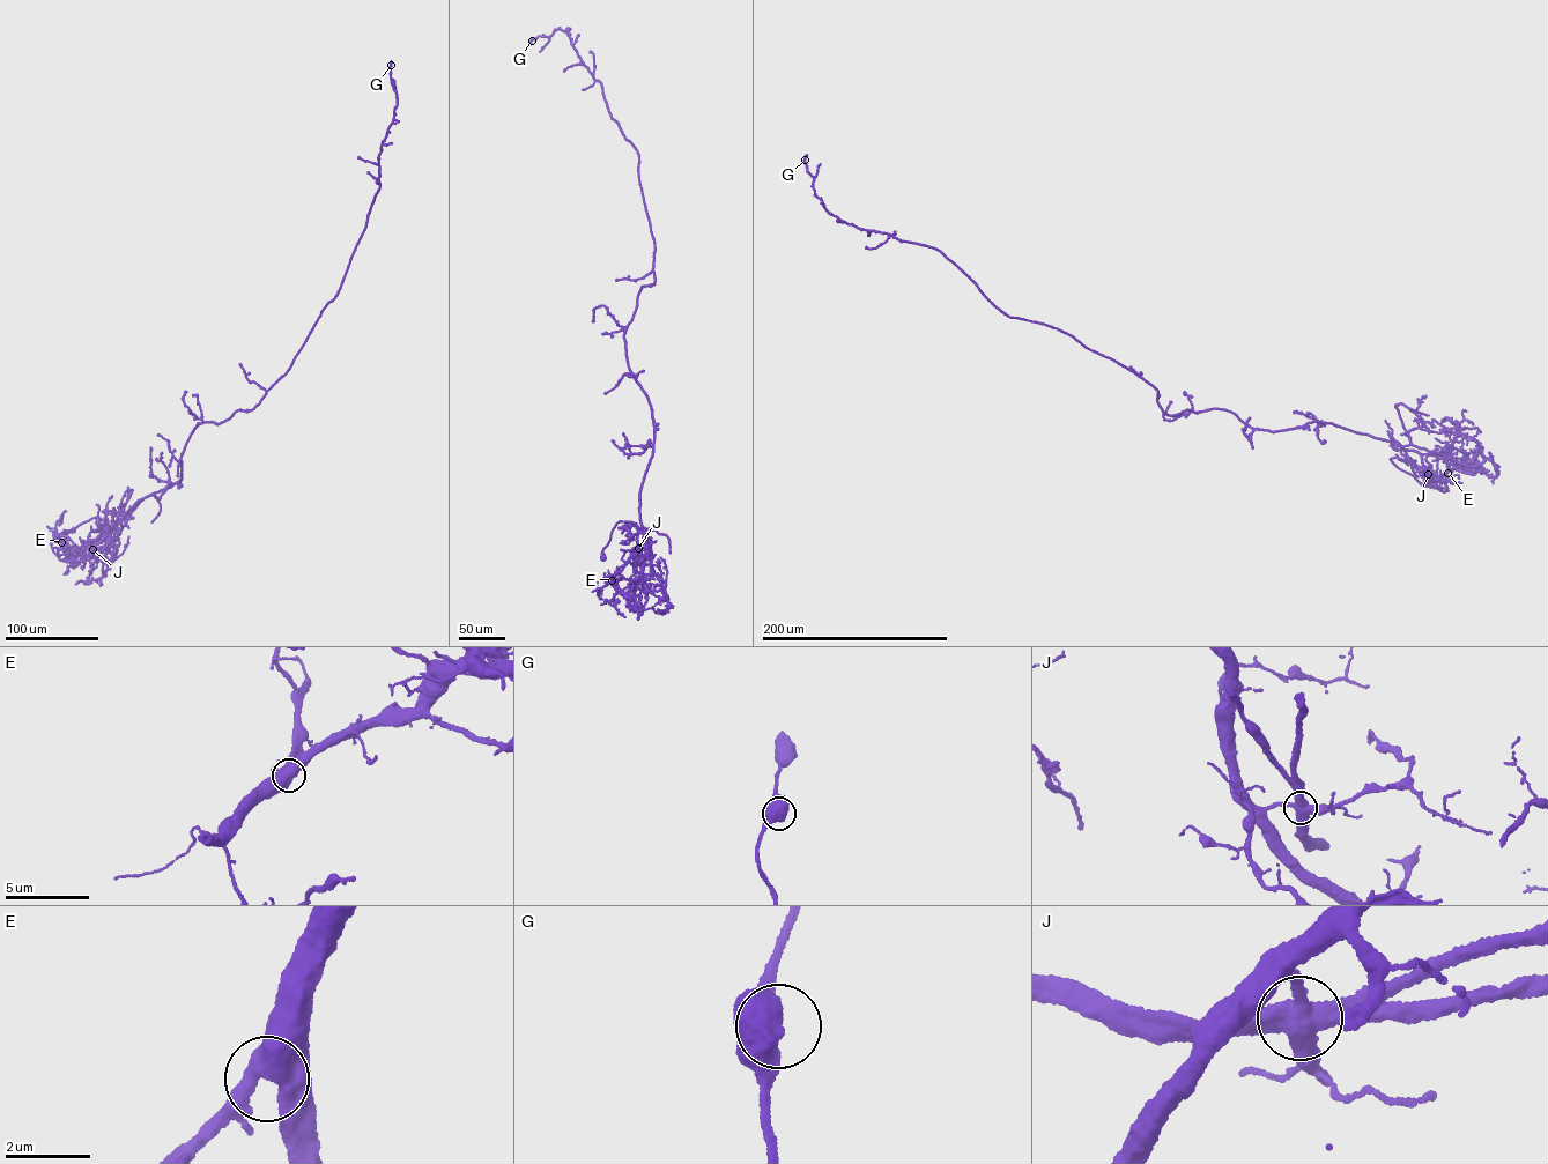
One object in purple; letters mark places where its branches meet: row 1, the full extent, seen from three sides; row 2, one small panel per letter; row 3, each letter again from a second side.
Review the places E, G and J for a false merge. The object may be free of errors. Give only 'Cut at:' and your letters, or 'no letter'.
Cut at: J

